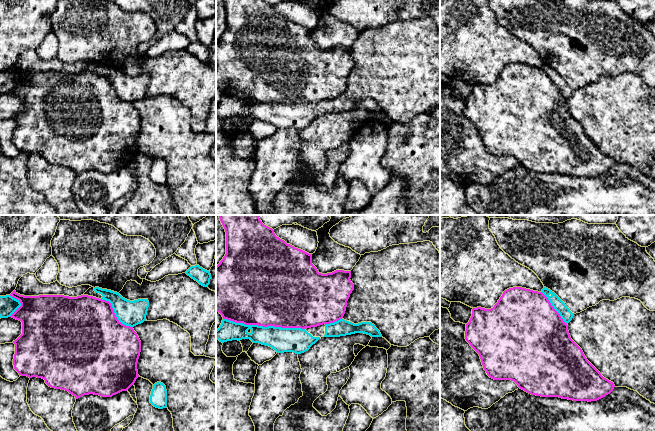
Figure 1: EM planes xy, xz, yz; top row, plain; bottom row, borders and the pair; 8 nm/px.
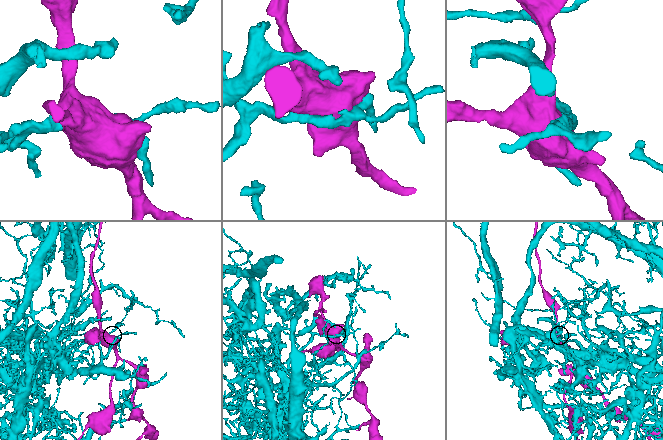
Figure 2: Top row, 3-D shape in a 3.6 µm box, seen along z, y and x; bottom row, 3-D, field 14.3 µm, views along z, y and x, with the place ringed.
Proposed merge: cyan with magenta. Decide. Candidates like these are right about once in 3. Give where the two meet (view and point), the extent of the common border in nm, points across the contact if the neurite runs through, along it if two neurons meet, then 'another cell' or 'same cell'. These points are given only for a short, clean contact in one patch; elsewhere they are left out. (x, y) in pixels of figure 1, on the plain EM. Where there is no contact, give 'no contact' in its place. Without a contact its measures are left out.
meets cyan in xz at (264, 103); contact 650 nm long; another cell

